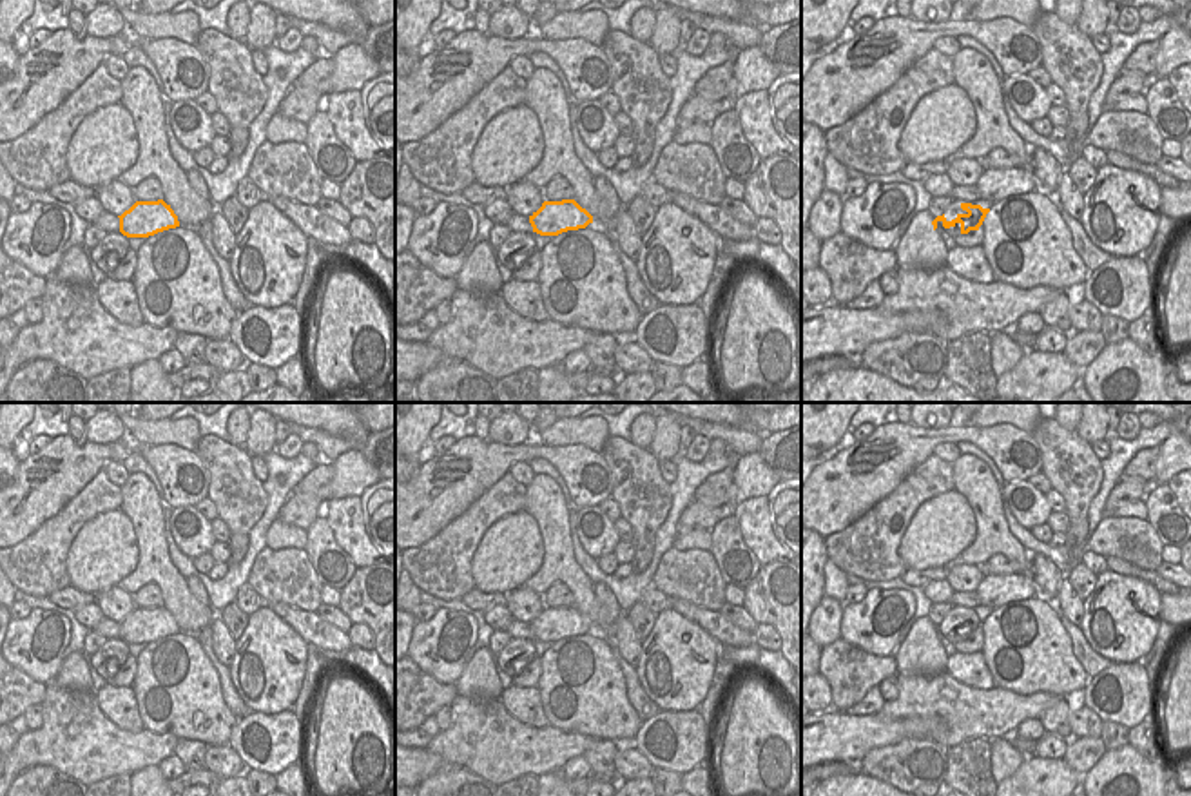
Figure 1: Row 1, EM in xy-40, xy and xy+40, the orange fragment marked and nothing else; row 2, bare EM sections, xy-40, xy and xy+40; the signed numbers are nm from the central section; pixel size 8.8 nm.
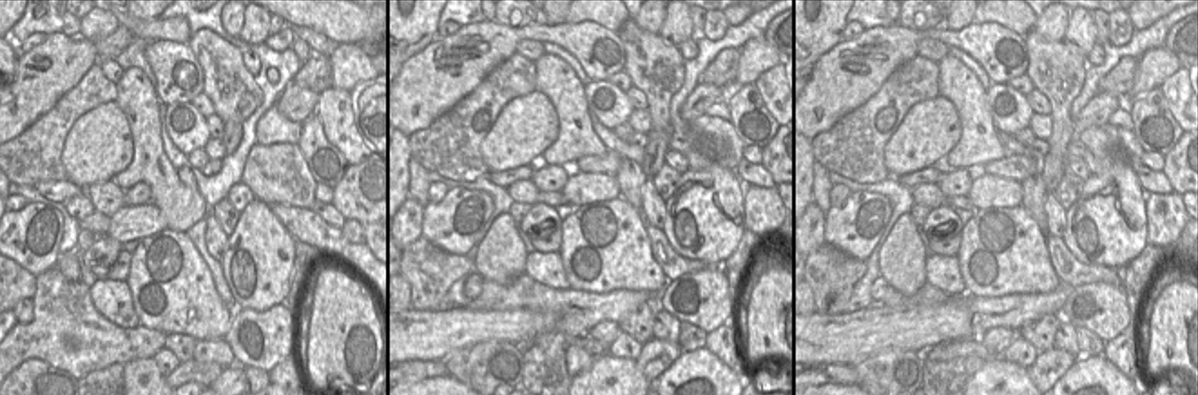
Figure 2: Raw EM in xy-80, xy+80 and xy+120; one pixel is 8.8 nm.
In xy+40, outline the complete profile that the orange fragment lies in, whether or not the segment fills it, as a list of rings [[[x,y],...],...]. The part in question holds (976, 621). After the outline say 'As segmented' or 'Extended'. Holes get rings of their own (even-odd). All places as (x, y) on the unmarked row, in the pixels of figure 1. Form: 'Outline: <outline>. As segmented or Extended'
Outline: [[[990,578],[988,591],[981,597],[981,606],[961,609],[961,615],[964,618],[957,620],[957,624],[952,627],[948,627],[944,620],[937,622],[932,627],[934,636],[937,635],[939,627],[943,629],[944,635],[955,633],[959,629],[961,640],[968,640],[970,636],[979,636],[986,620],[990,618],[992,613],[999,611],[999,606],[1002,604],[1004,598],[1024,602],[1026,597],[1013,584],[1008,584],[1006,580],[999,580],[999,578]]]. Extended

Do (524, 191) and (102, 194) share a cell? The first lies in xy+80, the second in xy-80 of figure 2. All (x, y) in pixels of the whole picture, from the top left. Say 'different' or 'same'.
same

